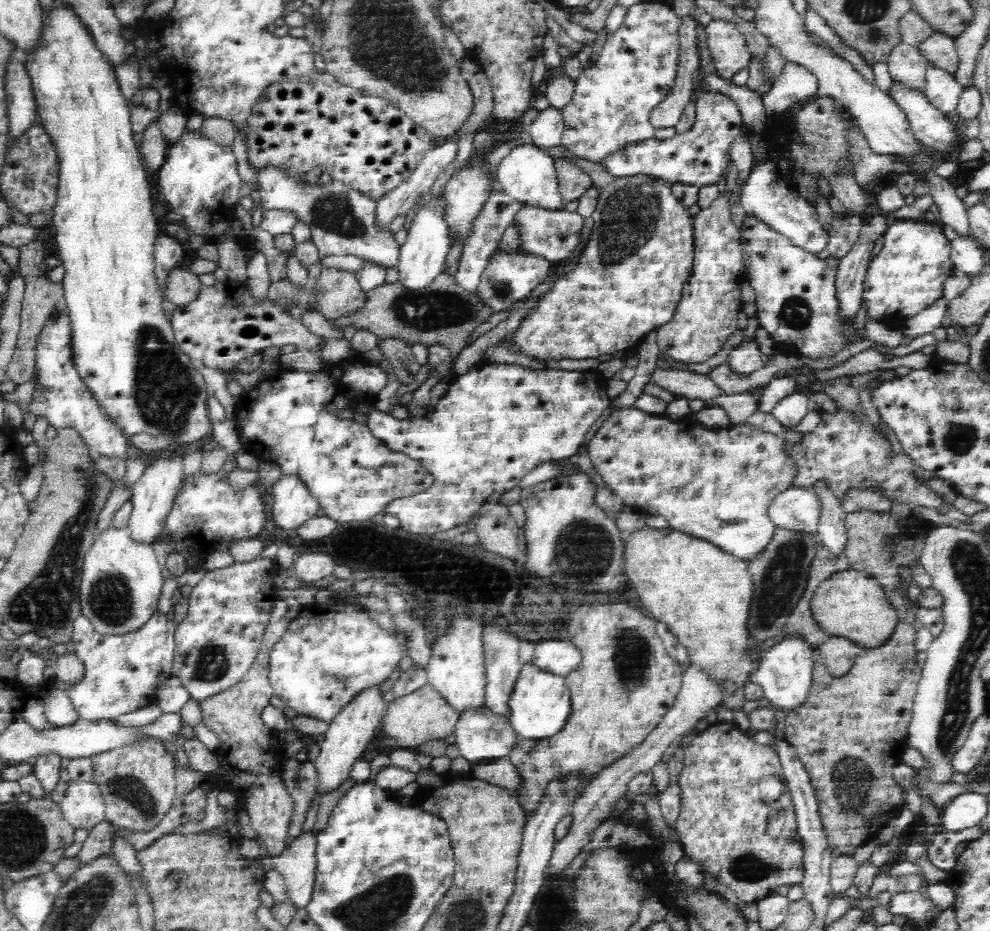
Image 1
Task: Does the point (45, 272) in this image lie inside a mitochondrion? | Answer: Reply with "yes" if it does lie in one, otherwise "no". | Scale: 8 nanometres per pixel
no

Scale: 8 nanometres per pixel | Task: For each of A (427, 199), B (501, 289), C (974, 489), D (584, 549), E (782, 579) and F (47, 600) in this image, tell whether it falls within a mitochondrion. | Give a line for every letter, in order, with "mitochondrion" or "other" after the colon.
A: other
B: mitochondrion
C: other
D: mitochondrion
E: mitochondrion
F: mitochondrion

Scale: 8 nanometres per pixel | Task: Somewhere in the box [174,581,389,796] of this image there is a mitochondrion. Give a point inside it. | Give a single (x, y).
(211, 665)

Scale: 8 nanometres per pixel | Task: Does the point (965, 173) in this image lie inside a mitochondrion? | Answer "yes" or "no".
no

